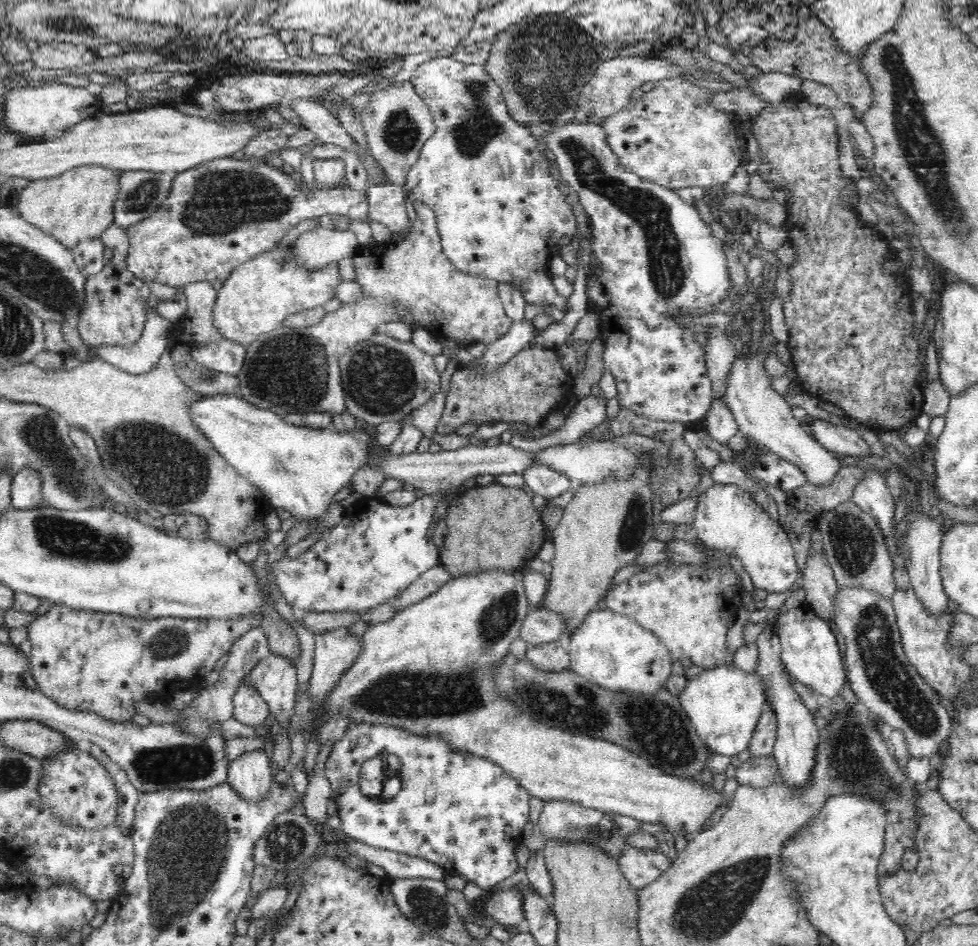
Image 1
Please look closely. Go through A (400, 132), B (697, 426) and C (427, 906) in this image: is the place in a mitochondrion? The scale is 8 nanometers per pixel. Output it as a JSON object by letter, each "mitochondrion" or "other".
{"A":"mitochondrion","B":"other","C":"mitochondrion"}

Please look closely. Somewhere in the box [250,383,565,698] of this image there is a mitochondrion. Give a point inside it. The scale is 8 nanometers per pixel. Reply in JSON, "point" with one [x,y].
{"point":[494,623]}

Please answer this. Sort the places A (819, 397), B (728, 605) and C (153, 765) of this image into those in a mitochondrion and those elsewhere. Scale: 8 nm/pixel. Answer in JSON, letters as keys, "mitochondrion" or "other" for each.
{"A":"other","B":"other","C":"mitochondrion"}

